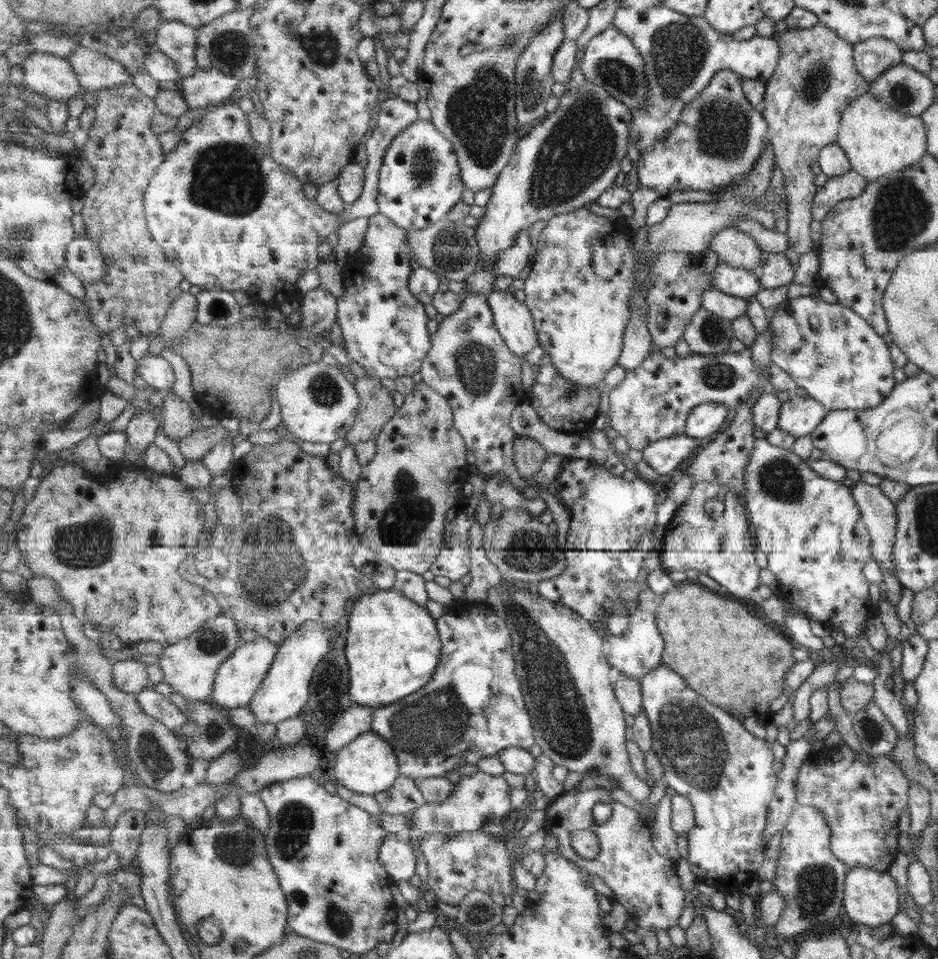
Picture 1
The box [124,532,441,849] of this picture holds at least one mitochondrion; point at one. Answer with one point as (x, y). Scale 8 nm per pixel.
(157, 760)

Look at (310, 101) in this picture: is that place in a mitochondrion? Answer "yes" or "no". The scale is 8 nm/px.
no

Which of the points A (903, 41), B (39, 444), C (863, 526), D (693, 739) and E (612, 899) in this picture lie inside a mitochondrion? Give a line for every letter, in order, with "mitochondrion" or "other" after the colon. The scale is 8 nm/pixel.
A: other
B: other
C: other
D: mitochondrion
E: other

